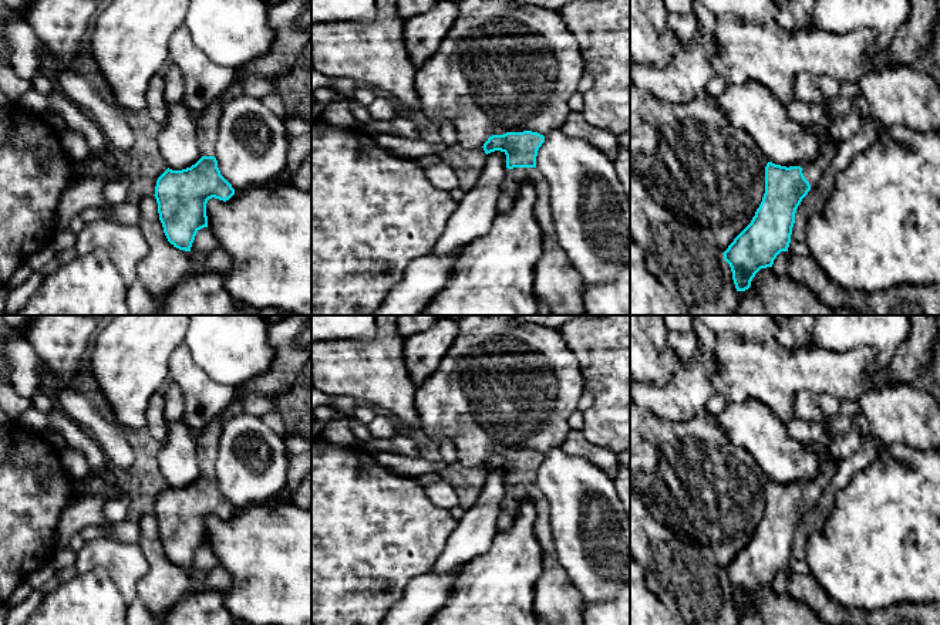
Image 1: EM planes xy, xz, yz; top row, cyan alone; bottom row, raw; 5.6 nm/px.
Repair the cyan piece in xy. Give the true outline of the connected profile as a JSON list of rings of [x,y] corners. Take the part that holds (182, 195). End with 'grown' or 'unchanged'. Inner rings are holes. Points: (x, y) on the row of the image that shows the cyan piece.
[[[219,97],[196,118],[202,158],[182,170],[166,169],[156,180],[155,199],[168,241],[191,251],[196,233],[208,227],[206,203],[215,197],[229,200],[232,185],[220,175],[215,143],[223,102]]] | grown

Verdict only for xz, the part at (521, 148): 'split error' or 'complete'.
split error

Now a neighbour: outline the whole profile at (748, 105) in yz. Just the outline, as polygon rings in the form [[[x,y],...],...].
[[[730,84],[717,98],[727,121],[744,129],[765,158],[781,166],[805,166],[816,161],[825,143],[833,141],[826,125],[795,122],[761,84]]]

